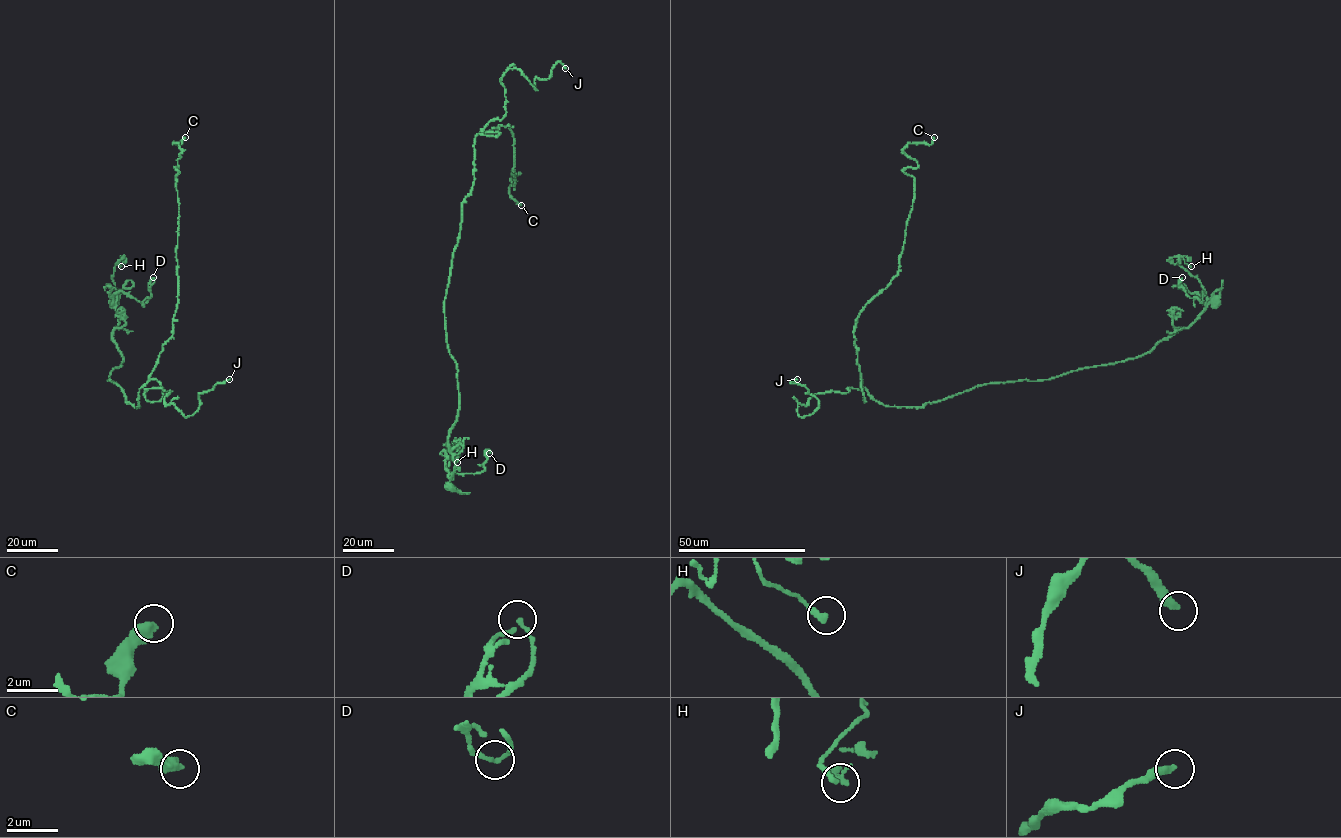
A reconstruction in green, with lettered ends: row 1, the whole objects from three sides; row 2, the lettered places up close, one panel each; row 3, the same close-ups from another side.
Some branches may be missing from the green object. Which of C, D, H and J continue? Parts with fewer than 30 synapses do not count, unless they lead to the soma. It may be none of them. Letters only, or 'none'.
J

